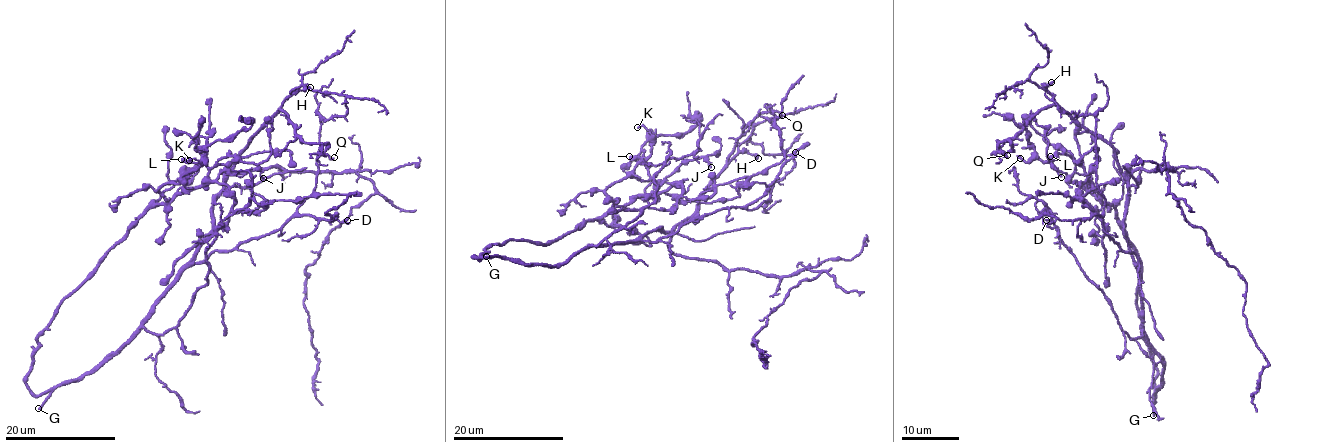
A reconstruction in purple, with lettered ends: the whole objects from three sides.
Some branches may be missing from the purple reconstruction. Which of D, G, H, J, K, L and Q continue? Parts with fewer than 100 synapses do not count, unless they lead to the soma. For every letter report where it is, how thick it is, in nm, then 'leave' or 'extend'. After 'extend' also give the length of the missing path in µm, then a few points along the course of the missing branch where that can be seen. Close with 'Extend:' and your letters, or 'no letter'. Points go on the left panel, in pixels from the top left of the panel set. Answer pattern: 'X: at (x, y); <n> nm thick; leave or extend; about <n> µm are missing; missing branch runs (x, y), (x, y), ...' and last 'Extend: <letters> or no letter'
D: at (347, 220); 110 nm thick; leave
G: at (38, 408); 240 nm thick; extend; about 80 µm are missing
H: at (310, 87); 440 nm thick; leave
J: at (263, 178); 130 nm thick; leave
K: at (189, 160); 150 nm thick; leave
L: at (181, 159); 550 nm thick; leave
Q: at (334, 157); 140 nm thick; leave
Extend: G

